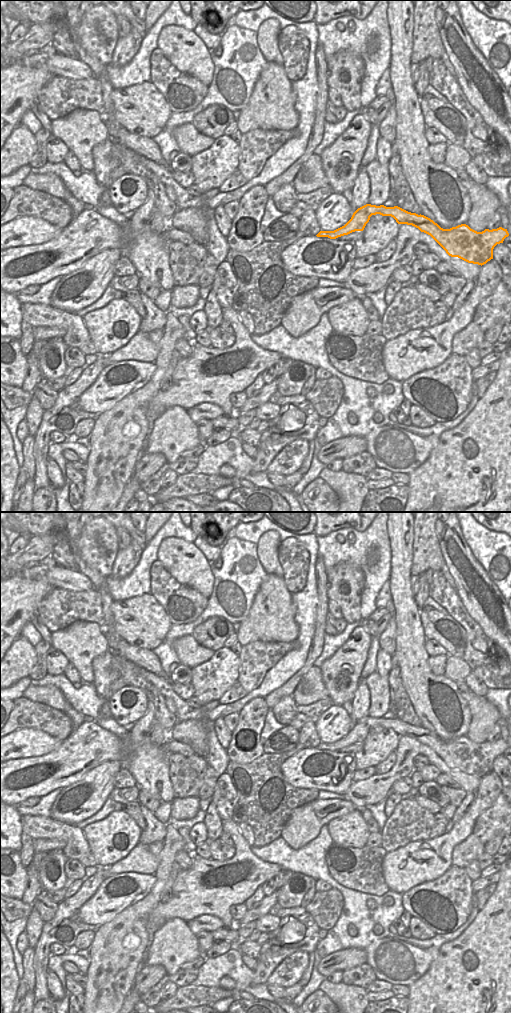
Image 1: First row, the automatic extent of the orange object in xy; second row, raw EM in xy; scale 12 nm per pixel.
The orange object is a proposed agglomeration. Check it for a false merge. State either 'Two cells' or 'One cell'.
One cell

